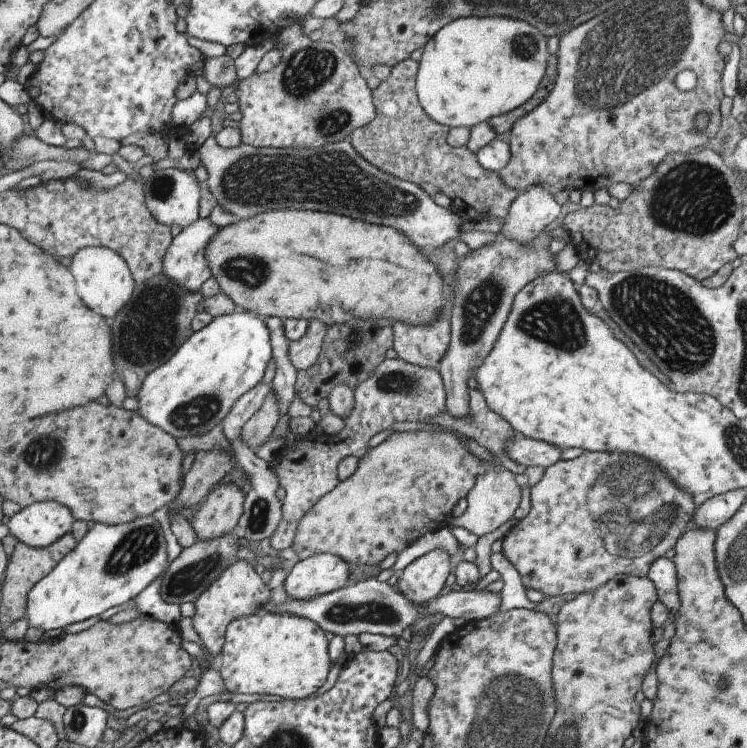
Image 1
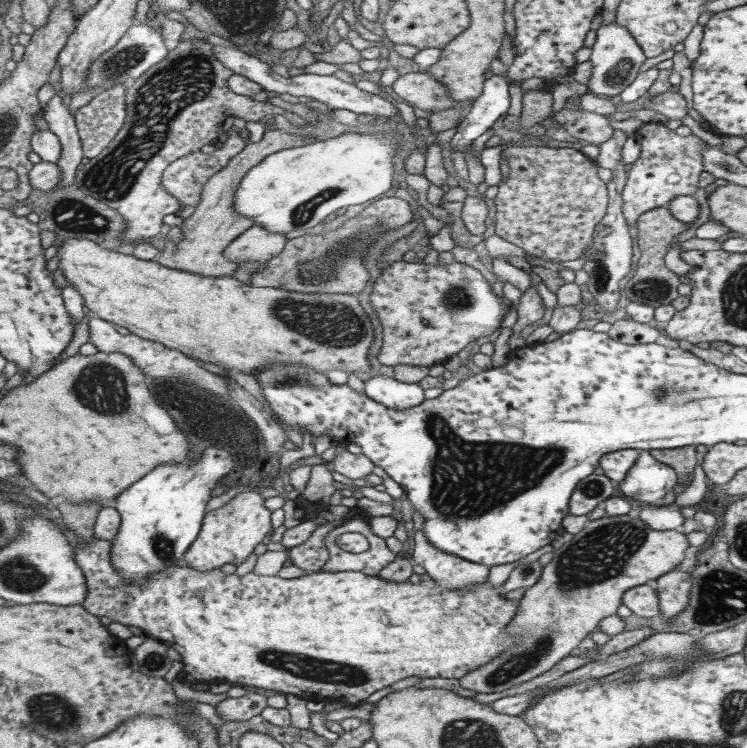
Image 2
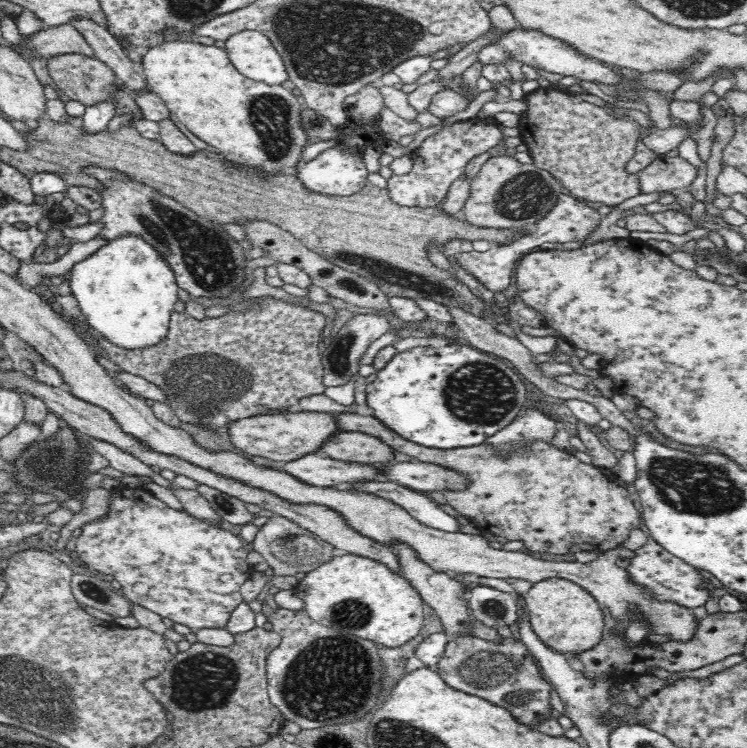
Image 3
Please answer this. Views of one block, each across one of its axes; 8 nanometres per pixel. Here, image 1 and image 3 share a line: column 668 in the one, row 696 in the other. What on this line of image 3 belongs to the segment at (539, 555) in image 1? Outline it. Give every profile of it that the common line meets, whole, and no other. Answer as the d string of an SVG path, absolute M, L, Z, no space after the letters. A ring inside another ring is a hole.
M462 634L450 638L436 670L452 688L508 709L518 723L528 727L534 728L538 721L554 715L556 717L555 710L548 703L551 686L540 676L527 646L513 637L484 640L472 634Z

